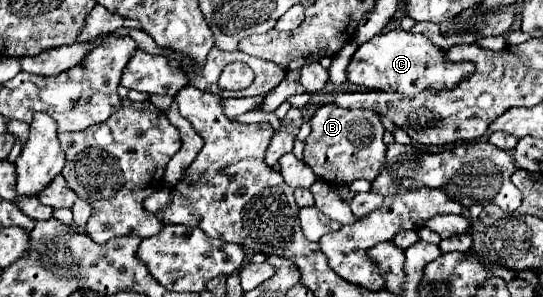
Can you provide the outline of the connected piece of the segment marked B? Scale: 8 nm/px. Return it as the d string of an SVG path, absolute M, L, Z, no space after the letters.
M334 103L320 105L316 113L308 119L312 133L304 141L304 161L312 171L330 185L346 185L354 179L374 179L386 155L386 145L382 141L384 127L380 115L372 109L344 109Z

